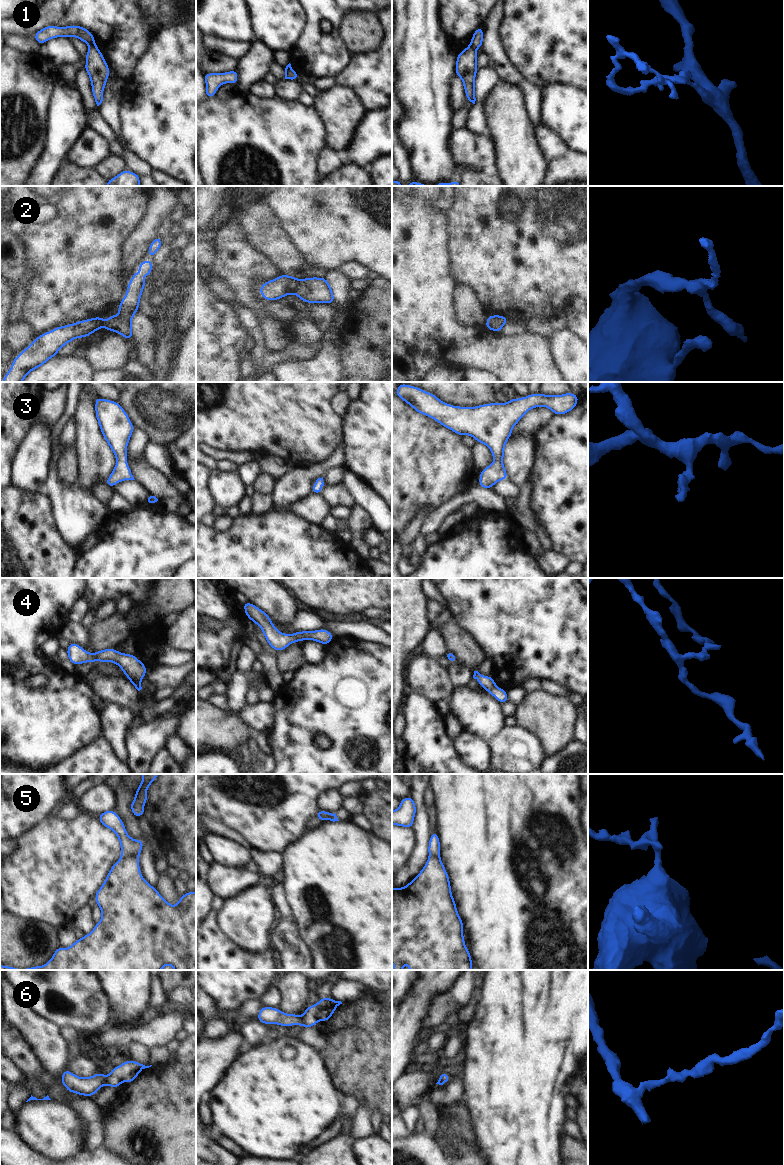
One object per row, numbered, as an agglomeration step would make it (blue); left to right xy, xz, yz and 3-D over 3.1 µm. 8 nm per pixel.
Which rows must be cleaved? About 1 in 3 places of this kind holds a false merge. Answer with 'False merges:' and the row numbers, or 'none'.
False merges: 1, 2, 5

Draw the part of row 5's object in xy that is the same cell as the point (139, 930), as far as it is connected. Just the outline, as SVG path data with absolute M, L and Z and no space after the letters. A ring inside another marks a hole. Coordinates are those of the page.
M128 856L126 858L120 858L112 865L102 886L95 893L94 898L97 902L97 906L101 909L101 920L95 924L89 934L77 939L68 948L58 947L54 951L51 959L42 966L19 969L7 965L0 965L0 970L162 970L165 965L171 965L174 970L196 970L196 891L187 891L183 896L179 897L178 903L172 906L161 896L156 887L150 885L141 875L139 858Z

